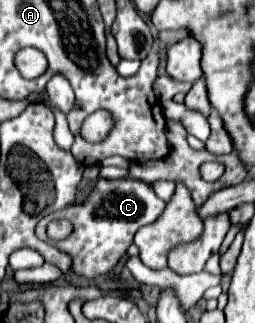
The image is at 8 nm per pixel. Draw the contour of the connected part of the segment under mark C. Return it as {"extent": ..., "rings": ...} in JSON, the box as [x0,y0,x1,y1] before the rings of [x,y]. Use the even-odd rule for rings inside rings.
{"extent":[35,178,165,280],"rings":[[[99,178],[99,182],[95,184],[93,192],[87,196],[85,202],[71,204],[63,210],[43,218],[37,224],[35,234],[43,242],[47,242],[47,244],[55,246],[57,250],[71,256],[71,268],[69,270],[73,274],[87,278],[87,280],[93,280],[101,274],[109,274],[117,266],[117,262],[127,254],[127,248],[133,244],[135,232],[141,226],[155,222],[163,210],[165,210],[165,202],[155,196],[155,192],[149,184],[135,180],[135,178],[121,178],[121,180]],[[53,218],[65,218],[65,220],[73,222],[75,230],[67,240],[55,242],[55,240],[47,238],[45,226]]]}

